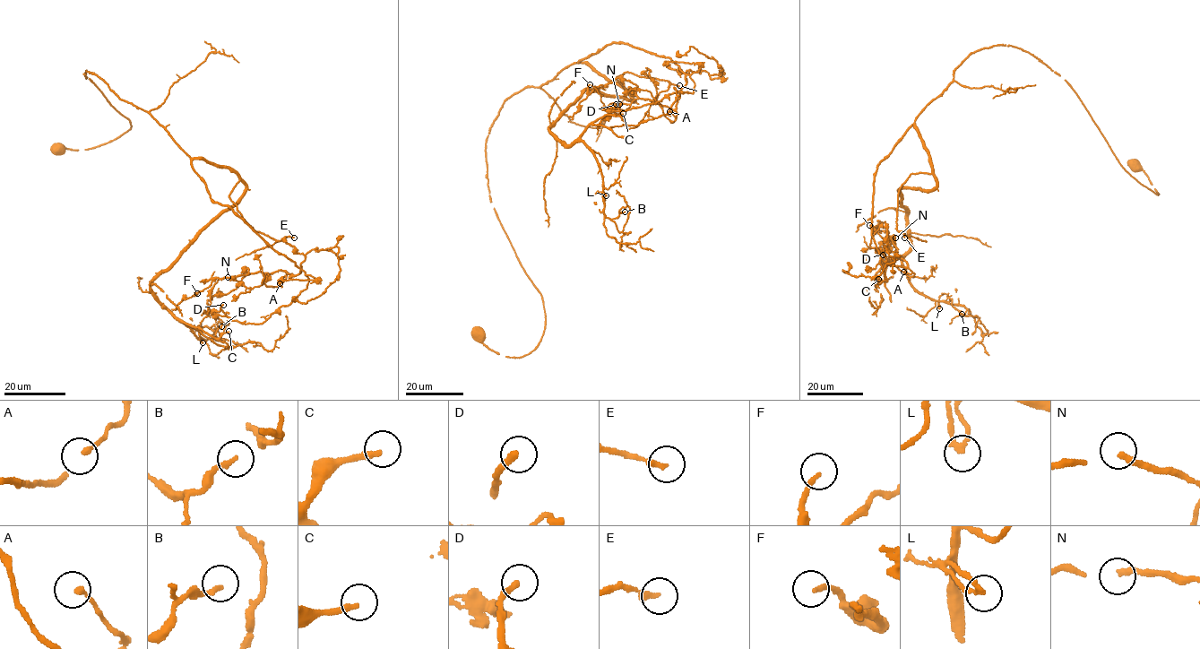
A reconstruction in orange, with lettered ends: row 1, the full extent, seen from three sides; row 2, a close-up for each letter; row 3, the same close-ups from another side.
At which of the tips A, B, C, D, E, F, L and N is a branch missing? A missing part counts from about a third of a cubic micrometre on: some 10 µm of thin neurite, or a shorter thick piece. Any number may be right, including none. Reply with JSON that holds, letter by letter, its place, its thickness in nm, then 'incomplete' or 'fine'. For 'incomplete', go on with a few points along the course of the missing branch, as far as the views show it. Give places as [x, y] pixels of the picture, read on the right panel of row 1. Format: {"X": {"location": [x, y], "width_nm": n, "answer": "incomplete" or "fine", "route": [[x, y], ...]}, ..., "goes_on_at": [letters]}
{"A": {"location": [903, 272], "width_nm": 190, "answer": "fine"}, "B": {"location": [962, 314], "width_nm": 140, "answer": "fine"}, "C": {"location": [878, 279], "width_nm": 240, "answer": "fine"}, "D": {"location": [883, 255], "width_nm": 240, "answer": "fine"}, "E": {"location": [904, 237], "width_nm": 240, "answer": "incomplete", "route": [[904, 237], [928, 232]]}, "F": {"location": [869, 225], "width_nm": 190, "answer": "fine"}, "L": {"location": [939, 308], "width_nm": 240, "answer": "fine"}, "N": {"location": [895, 237], "width_nm": 170, "answer": "fine"}, "goes_on_at": ["E"]}

